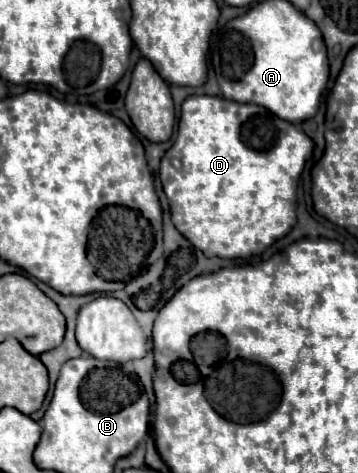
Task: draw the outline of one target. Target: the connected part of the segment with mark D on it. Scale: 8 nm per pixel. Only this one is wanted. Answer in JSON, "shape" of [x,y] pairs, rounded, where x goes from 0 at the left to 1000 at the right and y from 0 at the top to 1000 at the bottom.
{"shape":[[[525,203],[503,228],[503,258],[497,258],[497,283],[480,304],[480,313],[458,326],[447,342],[447,381],[458,410],[469,402],[469,423],[475,423],[475,452],[480,452],[480,474],[492,486],[520,499],[553,529],[564,529],[575,541],[615,541],[615,545],[693,545],[709,537],[737,533],[765,507],[799,499],[810,482],[827,474],[827,444],[821,444],[821,419],[827,419],[827,393],[838,381],[838,368],[849,359],[855,338],[872,330],[872,296],[838,279],[816,258],[799,258],[777,249],[771,241],[749,237],[732,224],[715,220],[670,220],[654,211],[631,211],[620,203]]]}

